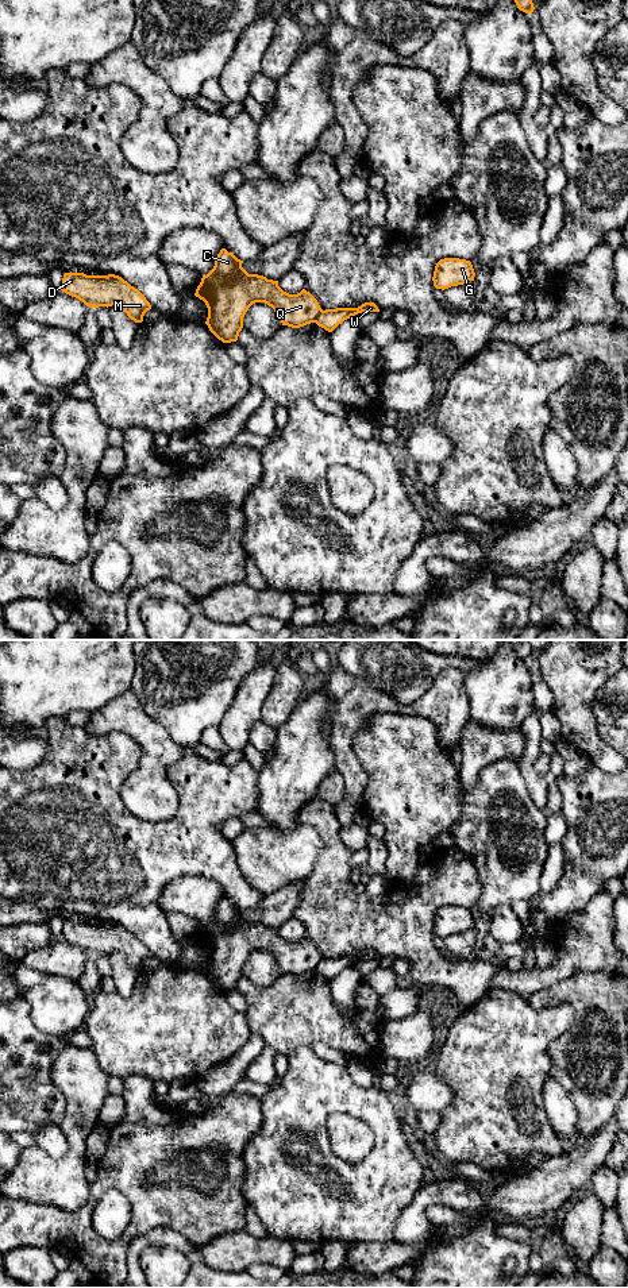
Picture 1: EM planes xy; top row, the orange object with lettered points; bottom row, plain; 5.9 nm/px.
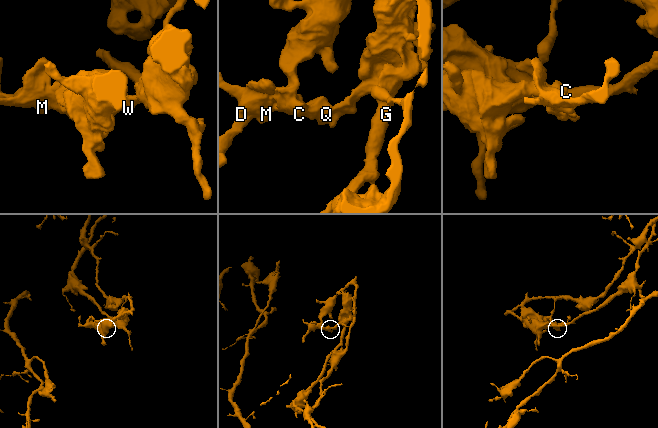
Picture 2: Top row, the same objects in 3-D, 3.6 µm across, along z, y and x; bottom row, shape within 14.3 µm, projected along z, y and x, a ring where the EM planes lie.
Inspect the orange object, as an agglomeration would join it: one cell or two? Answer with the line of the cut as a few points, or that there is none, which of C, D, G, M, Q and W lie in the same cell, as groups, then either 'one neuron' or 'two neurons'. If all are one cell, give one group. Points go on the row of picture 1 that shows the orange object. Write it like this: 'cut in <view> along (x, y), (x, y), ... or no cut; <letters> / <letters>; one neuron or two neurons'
cut in xy along (322, 309), (314, 322); C D M Q / G W; two neurons

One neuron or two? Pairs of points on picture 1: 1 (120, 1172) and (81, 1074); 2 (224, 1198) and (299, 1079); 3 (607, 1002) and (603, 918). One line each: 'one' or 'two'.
1: two
2: two
3: two

